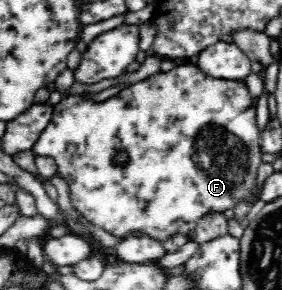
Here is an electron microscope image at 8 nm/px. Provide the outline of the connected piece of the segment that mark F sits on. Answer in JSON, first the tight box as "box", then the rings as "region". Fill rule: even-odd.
{"box":[32,63,261,241],"region":[[[194,63],[177,64],[170,71],[159,72],[137,84],[121,89],[117,94],[108,98],[102,103],[91,102],[86,95],[69,95],[64,97],[54,106],[52,119],[45,127],[39,140],[36,140],[36,146],[32,149],[39,156],[51,156],[58,166],[58,176],[68,182],[70,186],[70,199],[77,212],[84,216],[89,222],[103,228],[115,238],[125,238],[130,232],[145,232],[148,236],[165,241],[173,233],[183,233],[187,235],[194,230],[197,218],[203,212],[209,210],[227,210],[231,211],[235,200],[241,200],[247,196],[254,186],[254,177],[257,168],[261,162],[260,131],[257,129],[255,121],[256,101],[249,94],[245,81],[230,81],[225,79],[213,78],[206,75]],[[117,150],[126,150],[130,156],[130,161],[125,168],[114,168],[111,162],[111,156]]]}

